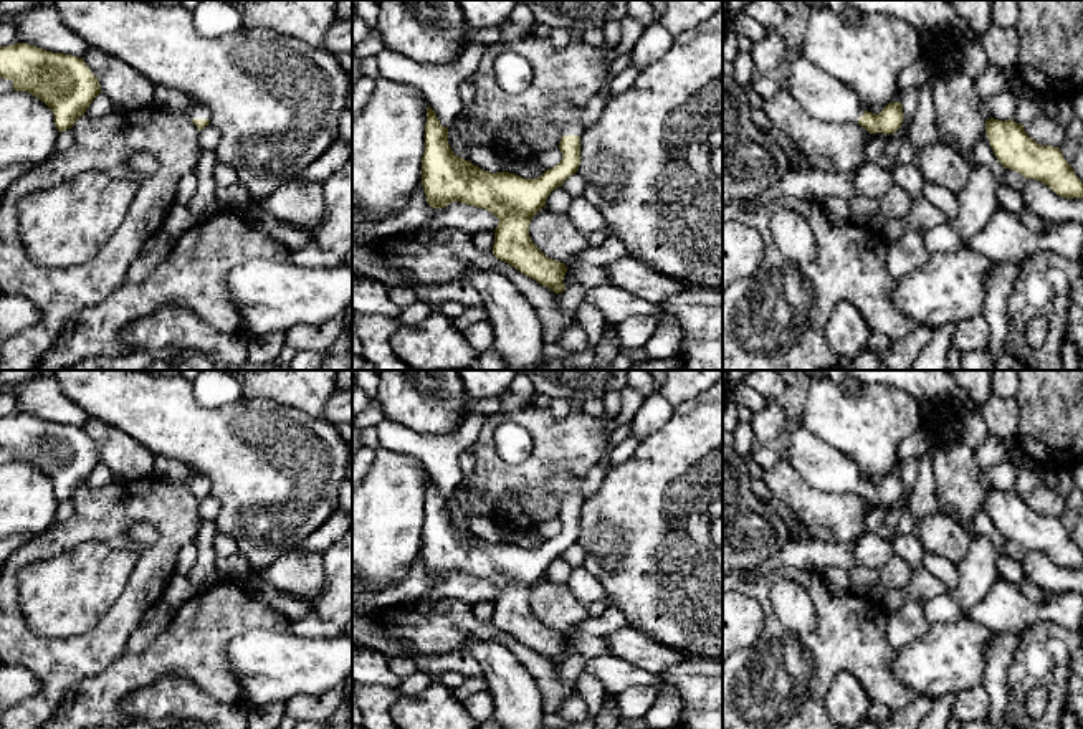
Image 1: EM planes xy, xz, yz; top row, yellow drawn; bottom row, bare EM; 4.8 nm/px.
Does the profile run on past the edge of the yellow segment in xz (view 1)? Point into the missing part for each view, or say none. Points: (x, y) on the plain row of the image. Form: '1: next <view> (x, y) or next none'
1: next xz (569, 486)

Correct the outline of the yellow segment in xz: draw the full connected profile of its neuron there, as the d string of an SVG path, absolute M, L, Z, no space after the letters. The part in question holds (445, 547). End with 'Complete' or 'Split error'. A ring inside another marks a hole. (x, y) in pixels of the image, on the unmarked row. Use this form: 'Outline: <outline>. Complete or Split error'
Outline: M567 468L552 474L552 489L562 503L562 531L537 549L522 549L509 542L486 542L455 526L448 514L448 498L440 494L430 476L427 479L422 555L428 575L445 579L461 572L491 582L499 590L493 625L556 665L565 660L562 651L569 638L547 628L532 613L529 593L546 577L551 562L579 541L584 484L585 474L575 476Z. Split error

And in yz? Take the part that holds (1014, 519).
Outline: M987 489L985 504L1004 539L1038 550L1063 569L1083 569L1083 552L1075 546L1060 517L1037 514L1023 501L1023 494L1012 489Z. Complete

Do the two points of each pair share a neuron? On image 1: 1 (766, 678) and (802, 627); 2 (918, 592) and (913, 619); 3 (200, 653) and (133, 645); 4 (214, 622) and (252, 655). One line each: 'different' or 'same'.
1: different
2: different
3: different
4: different

